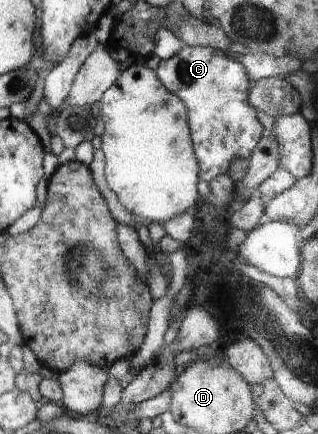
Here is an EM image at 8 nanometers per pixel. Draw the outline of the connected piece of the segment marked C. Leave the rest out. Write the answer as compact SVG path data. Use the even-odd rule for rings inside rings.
M185 45L172 58L161 59L155 73L170 93L181 98L189 112L189 128L203 181L209 183L227 175L230 164L238 158L249 161L264 130L256 118L256 108L249 102L249 73L239 60L228 51Z

